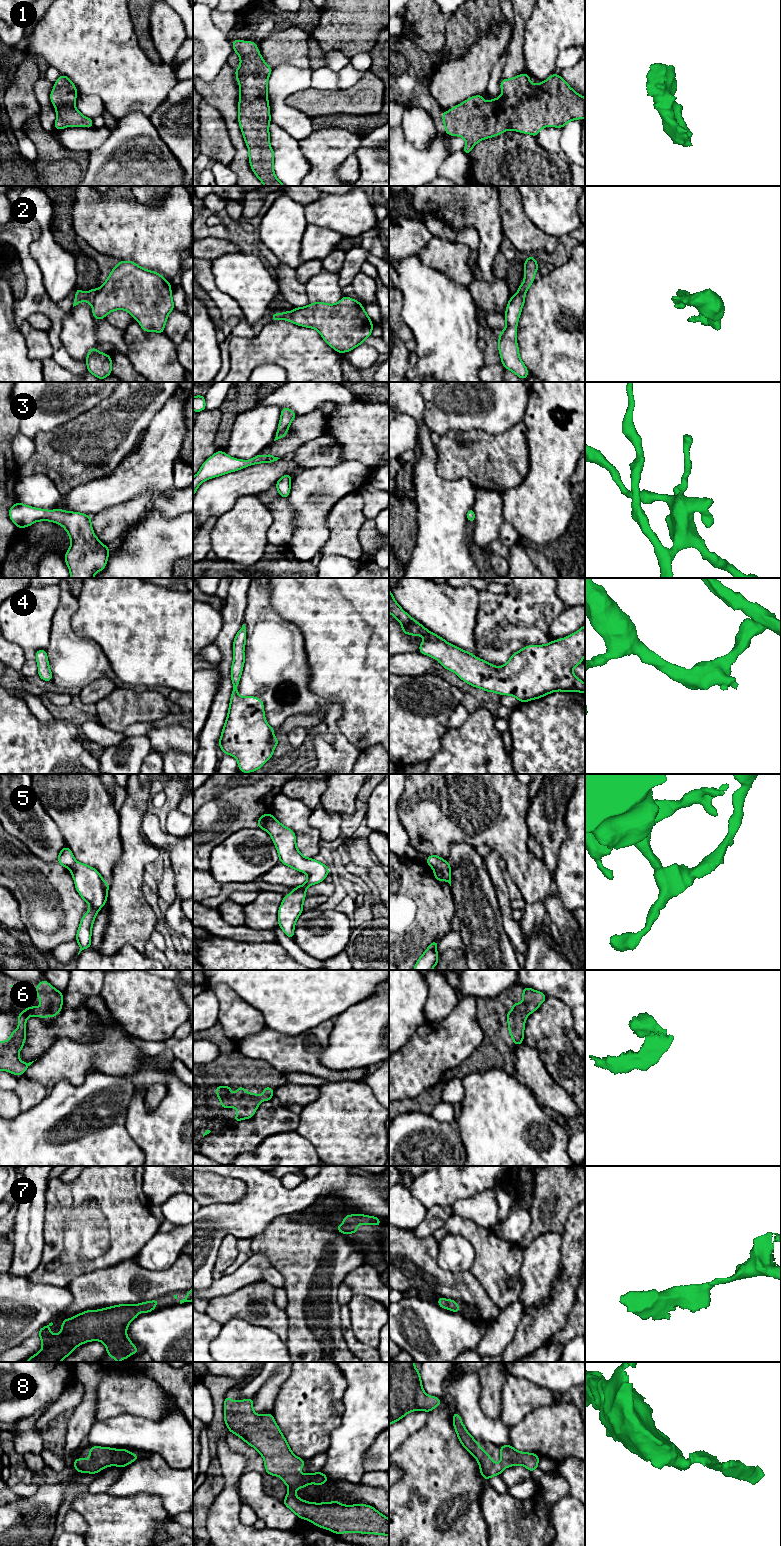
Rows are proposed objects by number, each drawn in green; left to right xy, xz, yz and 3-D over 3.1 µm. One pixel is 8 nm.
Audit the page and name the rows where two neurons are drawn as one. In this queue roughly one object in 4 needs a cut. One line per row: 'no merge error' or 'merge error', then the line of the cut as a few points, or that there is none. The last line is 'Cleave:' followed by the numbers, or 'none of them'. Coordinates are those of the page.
1: no merge error; no cut
2: merge error; cut in xy along (98, 290), (91, 303)
3: no merge error; no cut
4: no merge error; no cut
5: no merge error; no cut
6: no merge error; no cut
7: no merge error; no cut
8: no merge error; no cut
Cleave: 2

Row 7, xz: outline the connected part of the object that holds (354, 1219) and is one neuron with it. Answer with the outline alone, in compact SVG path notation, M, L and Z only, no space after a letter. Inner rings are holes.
M362 1214L346 1215L344 1217L343 1223L341 1225L338 1225L336 1230L344 1233L345 1235L356 1233L358 1232L358 1228L356 1226L357 1224L375 1224L378 1228L380 1227L380 1218Z

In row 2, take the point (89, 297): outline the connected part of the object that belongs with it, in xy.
M77 288L73 307L78 305L81 301L86 301L87 303L92 304L94 302L94 298L95 298L97 292L98 292L98 289L94 288L85 294L80 288Z

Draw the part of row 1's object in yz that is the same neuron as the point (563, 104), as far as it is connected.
M520 74L511 79L503 79L500 83L502 95L496 99L490 99L488 102L483 101L482 94L468 98L463 103L452 107L449 111L442 114L445 126L445 133L451 136L463 137L466 146L463 152L468 155L475 144L483 139L495 137L506 130L531 134L537 137L538 133L545 126L564 127L571 120L585 118L585 98L575 92L560 75L552 74L545 82L539 84L530 83L530 75Z

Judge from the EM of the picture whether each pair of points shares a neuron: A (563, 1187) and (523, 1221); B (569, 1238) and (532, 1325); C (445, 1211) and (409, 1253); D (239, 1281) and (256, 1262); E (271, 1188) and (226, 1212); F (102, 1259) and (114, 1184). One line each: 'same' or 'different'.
A: different
B: same
C: different
D: same
E: same
F: same

